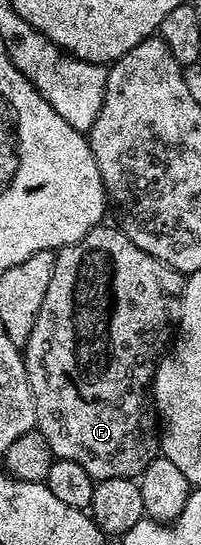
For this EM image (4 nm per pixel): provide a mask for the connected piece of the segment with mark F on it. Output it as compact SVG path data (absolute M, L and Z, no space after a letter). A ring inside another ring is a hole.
M99 226L93 228L80 242L61 249L54 257L52 282L48 282L48 294L44 294L44 303L40 305L40 314L36 314L36 326L32 326L32 334L28 334L28 342L24 349L26 373L30 389L34 395L34 418L36 430L44 434L48 446L55 457L68 462L76 462L84 466L95 482L108 478L138 478L142 472L154 461L160 452L160 432L156 427L156 409L152 399L152 385L154 371L158 368L158 361L162 359L176 332L178 306L182 299L183 273L168 267L164 262L152 258L136 242L132 242L117 226Z

